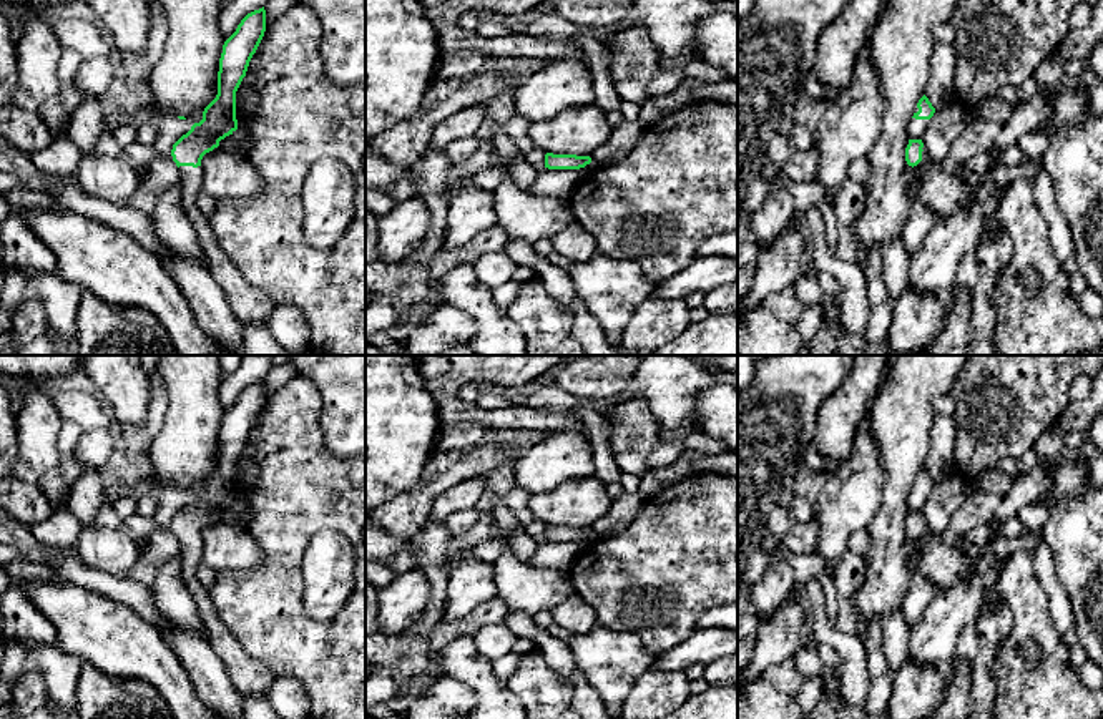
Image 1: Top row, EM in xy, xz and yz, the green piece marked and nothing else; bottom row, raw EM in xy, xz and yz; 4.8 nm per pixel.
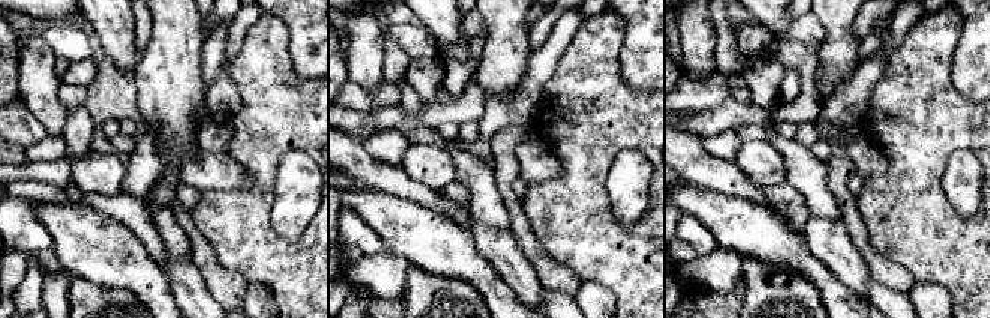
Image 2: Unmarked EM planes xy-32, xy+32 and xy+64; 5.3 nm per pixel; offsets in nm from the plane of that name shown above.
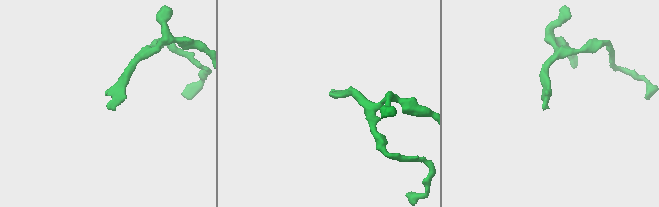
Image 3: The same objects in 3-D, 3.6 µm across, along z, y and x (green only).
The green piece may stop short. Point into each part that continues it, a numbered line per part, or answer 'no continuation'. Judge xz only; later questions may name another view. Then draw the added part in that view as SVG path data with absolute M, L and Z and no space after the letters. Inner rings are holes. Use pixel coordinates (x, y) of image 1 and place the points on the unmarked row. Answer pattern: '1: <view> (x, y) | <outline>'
1: xz (535, 528) | M528 518L523 523L523 530L533 538L533 540L542 540L545 541L545 523Z

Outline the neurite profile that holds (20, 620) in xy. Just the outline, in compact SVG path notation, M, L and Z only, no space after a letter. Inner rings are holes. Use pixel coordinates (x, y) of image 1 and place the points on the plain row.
M10 584L0 596L2 634L7 643L28 641L35 646L56 643L51 621L37 609L23 588Z

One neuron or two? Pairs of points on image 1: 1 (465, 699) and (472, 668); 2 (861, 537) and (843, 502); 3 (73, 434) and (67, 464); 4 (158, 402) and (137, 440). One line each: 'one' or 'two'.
1: two
2: two
3: one
4: one

